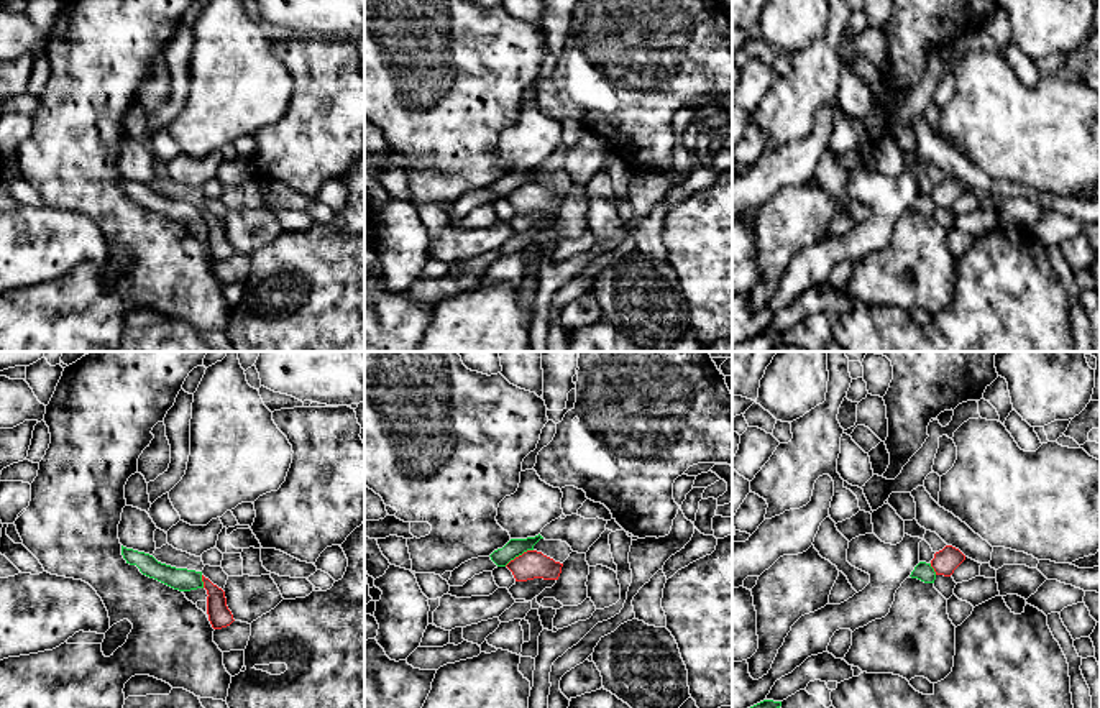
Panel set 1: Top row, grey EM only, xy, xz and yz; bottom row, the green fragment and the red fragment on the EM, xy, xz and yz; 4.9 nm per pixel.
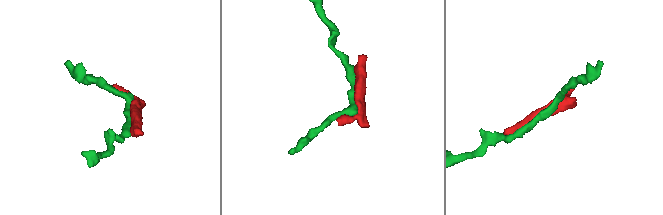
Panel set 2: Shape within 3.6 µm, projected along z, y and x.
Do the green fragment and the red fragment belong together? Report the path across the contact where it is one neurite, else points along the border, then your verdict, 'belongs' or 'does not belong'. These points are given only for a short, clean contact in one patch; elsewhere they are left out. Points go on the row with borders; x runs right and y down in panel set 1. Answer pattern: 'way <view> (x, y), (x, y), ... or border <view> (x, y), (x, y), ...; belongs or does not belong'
does not belong

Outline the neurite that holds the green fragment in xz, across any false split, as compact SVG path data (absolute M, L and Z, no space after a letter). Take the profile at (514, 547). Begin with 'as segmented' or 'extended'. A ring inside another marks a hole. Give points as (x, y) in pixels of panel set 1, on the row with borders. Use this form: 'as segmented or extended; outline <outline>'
as segmented; outline M540 534L527 539L511 539L502 549L494 550L489 557L497 567L506 567L511 560L524 552L534 550L534 545L540 539L543 539Z

